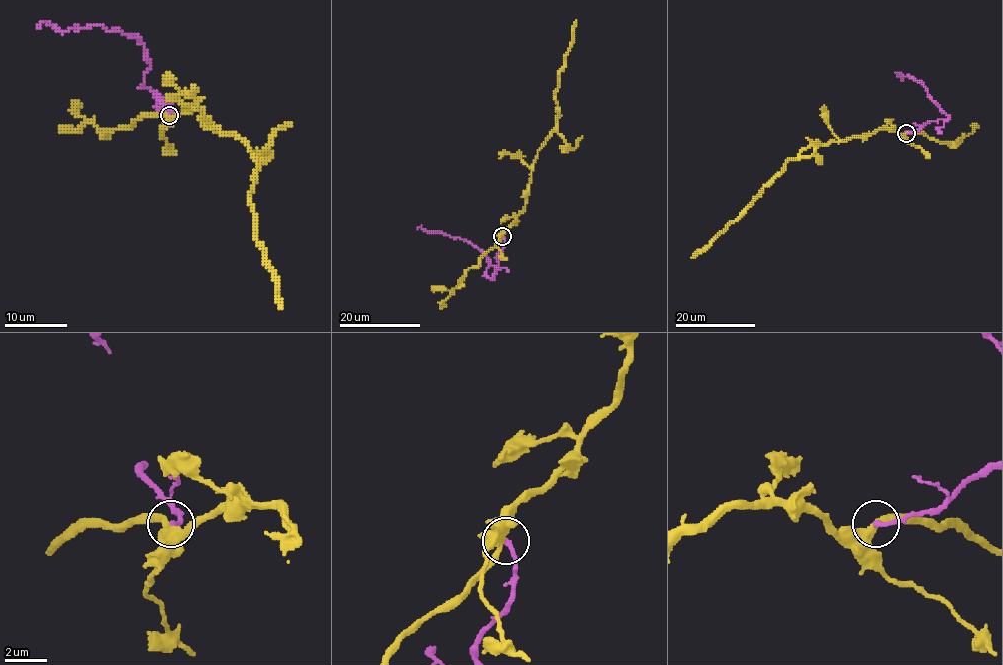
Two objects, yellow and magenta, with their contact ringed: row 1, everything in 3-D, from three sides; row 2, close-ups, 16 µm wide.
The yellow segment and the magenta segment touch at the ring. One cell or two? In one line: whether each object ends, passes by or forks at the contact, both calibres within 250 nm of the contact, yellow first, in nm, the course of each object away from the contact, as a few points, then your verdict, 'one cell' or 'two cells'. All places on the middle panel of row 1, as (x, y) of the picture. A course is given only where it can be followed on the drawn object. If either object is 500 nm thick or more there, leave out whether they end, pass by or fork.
yellow passes by; magenta ends; calibres 380 and 220 nm; course yellow (502, 237), (526, 201), (537, 150), (556, 127), (558, 72), (564, 65), (575, 20); course magenta (502, 237), (504, 248), (497, 255), (498, 267), (492, 279), (485, 274), (490, 261), (468, 242), (417, 229); two cells

